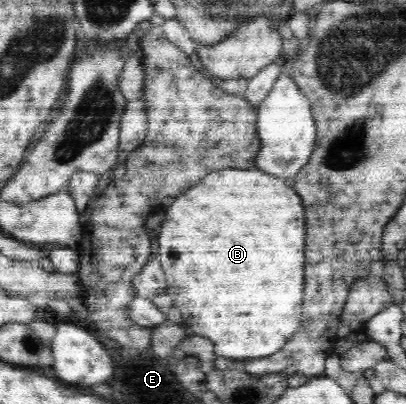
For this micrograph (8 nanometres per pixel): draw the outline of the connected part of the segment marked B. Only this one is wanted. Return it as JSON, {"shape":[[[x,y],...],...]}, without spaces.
{"shape":[[[226,167],[208,173],[197,185],[175,197],[161,224],[158,236],[158,257],[166,274],[167,288],[173,294],[173,306],[178,308],[182,326],[194,335],[202,335],[214,343],[216,355],[222,358],[250,359],[268,357],[284,347],[284,343],[298,331],[302,321],[302,291],[304,291],[304,208],[290,181],[264,173],[255,167],[234,169]]]}

